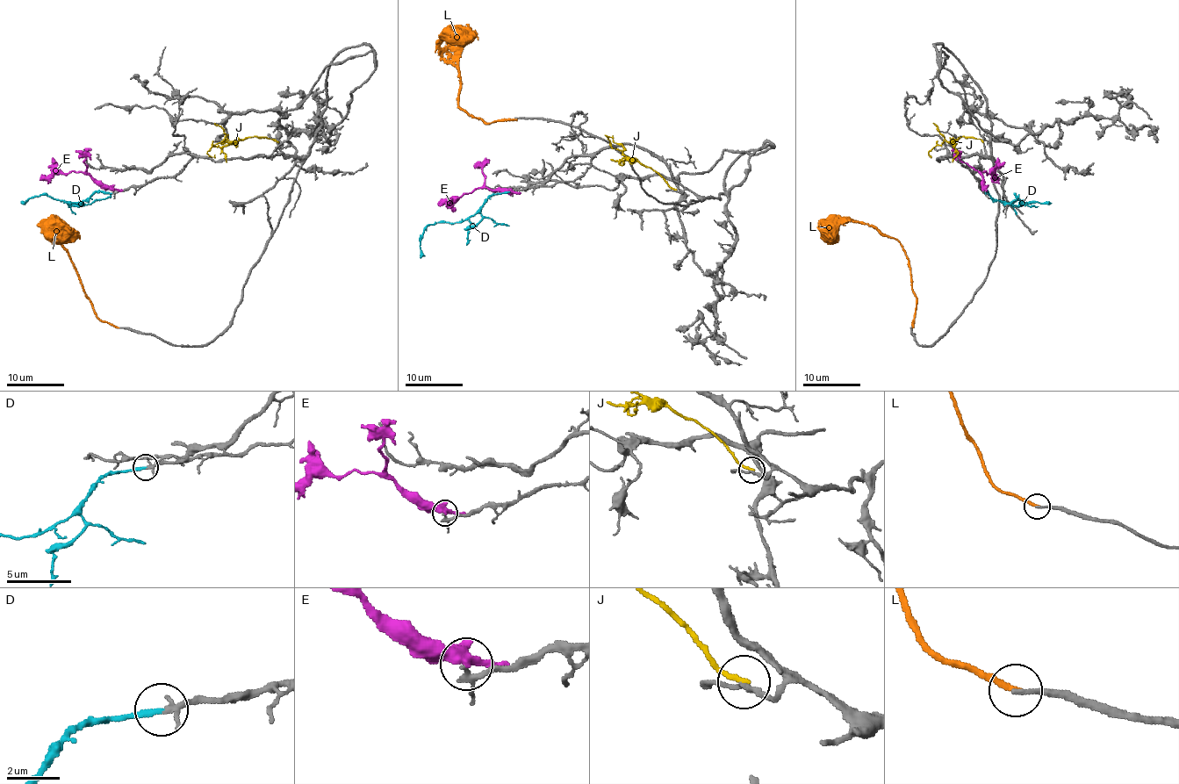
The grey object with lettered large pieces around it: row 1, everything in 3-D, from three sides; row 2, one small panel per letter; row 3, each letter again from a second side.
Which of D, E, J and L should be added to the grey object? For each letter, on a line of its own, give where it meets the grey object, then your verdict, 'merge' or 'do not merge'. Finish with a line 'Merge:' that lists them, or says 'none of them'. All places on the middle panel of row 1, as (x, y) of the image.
D: meets grey at (509, 191); merge
E: meets grey at (511, 190); do not merge
J: meets grey at (675, 190); do not merge
L: meets grey at (515, 118); do not merge
Merge: D

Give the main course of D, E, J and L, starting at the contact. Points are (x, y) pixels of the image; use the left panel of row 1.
D: (111, 193), (95, 191), (86, 200), (68, 202), (55, 200), (46, 195), (30, 197), (23, 203)
E: (113, 190), (103, 189), (80, 171), (53, 173), (39, 180)
J: (277, 141), (251, 137), (217, 142), (207, 153), (212, 157), (214, 154)
L: (118, 327), (103, 322), (93, 308), (68, 252), (61, 243), (61, 220), (61, 227), (51, 238)

